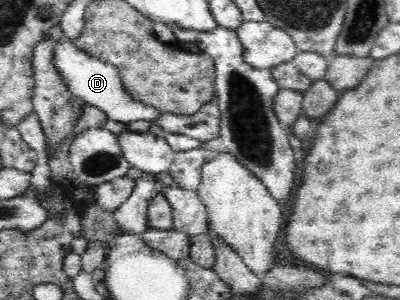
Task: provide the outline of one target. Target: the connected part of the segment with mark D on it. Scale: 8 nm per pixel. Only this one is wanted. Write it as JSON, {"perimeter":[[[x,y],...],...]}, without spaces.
{"perimeter":[[[65,35],[59,41],[56,41],[52,64],[71,96],[78,97],[85,104],[103,110],[111,121],[128,124],[133,123],[133,121],[152,122],[161,114],[152,107],[146,107],[146,105],[130,99],[128,93],[122,89],[118,73],[112,65],[102,63],[89,54],[81,52],[77,45],[73,43],[73,40]]]}

